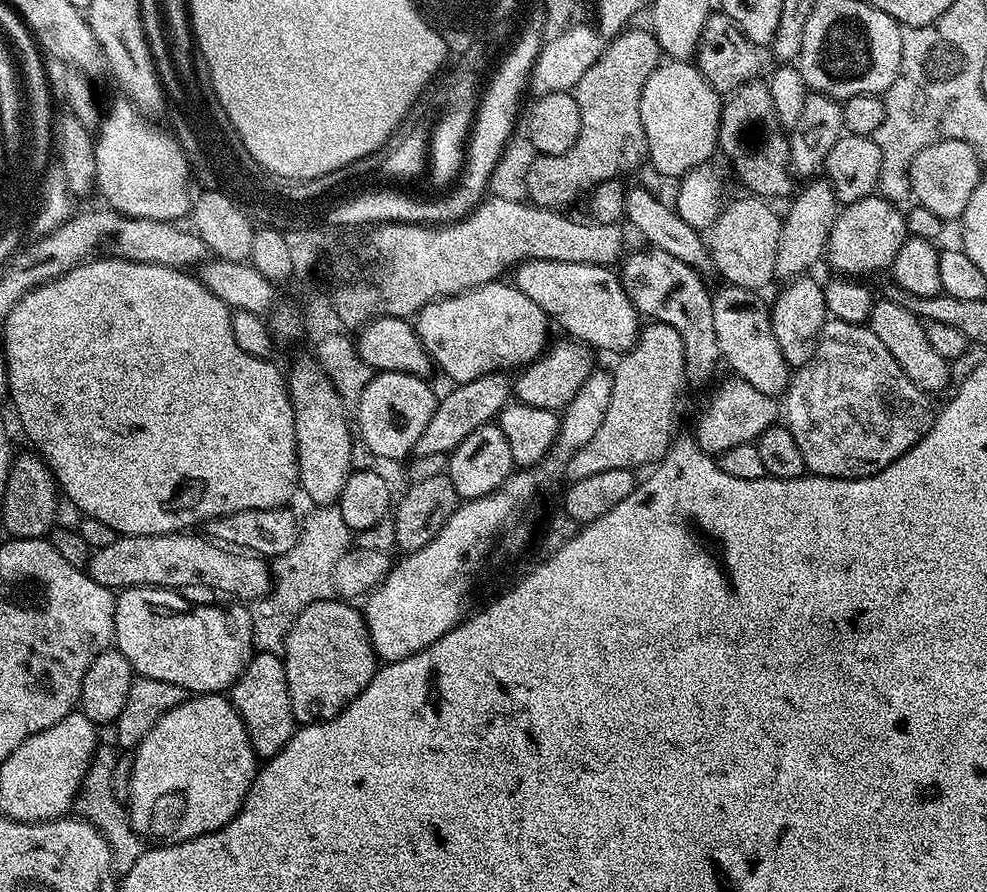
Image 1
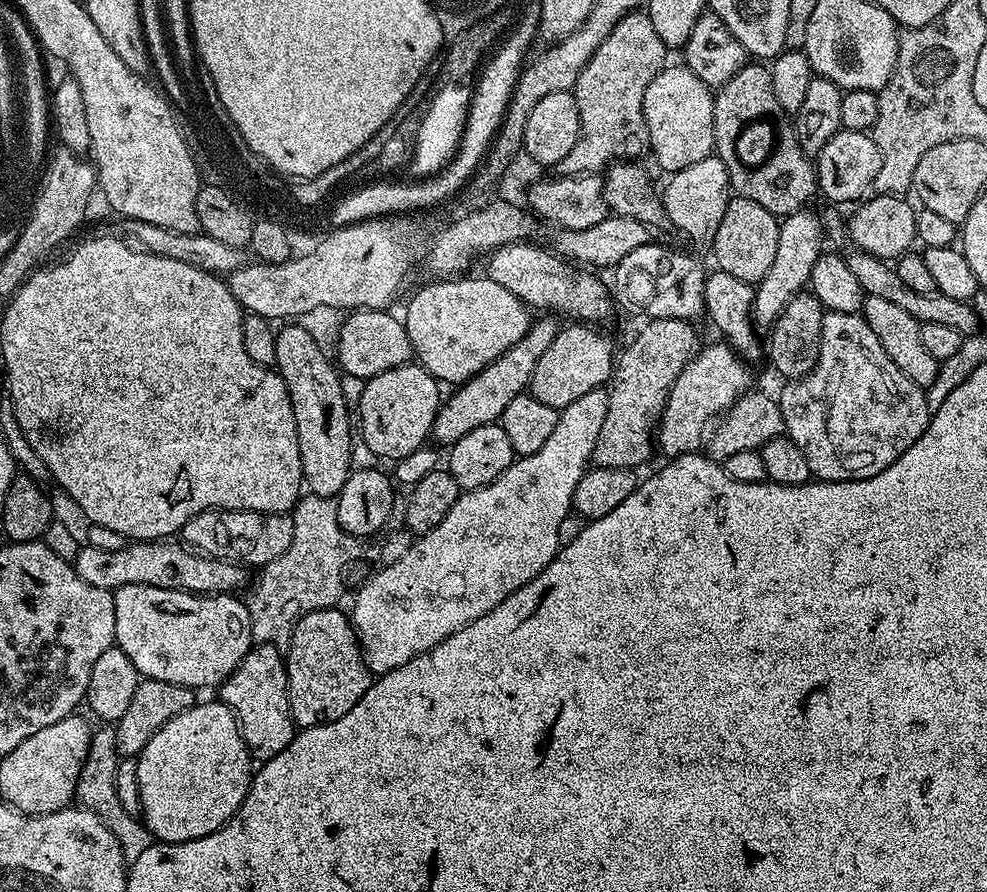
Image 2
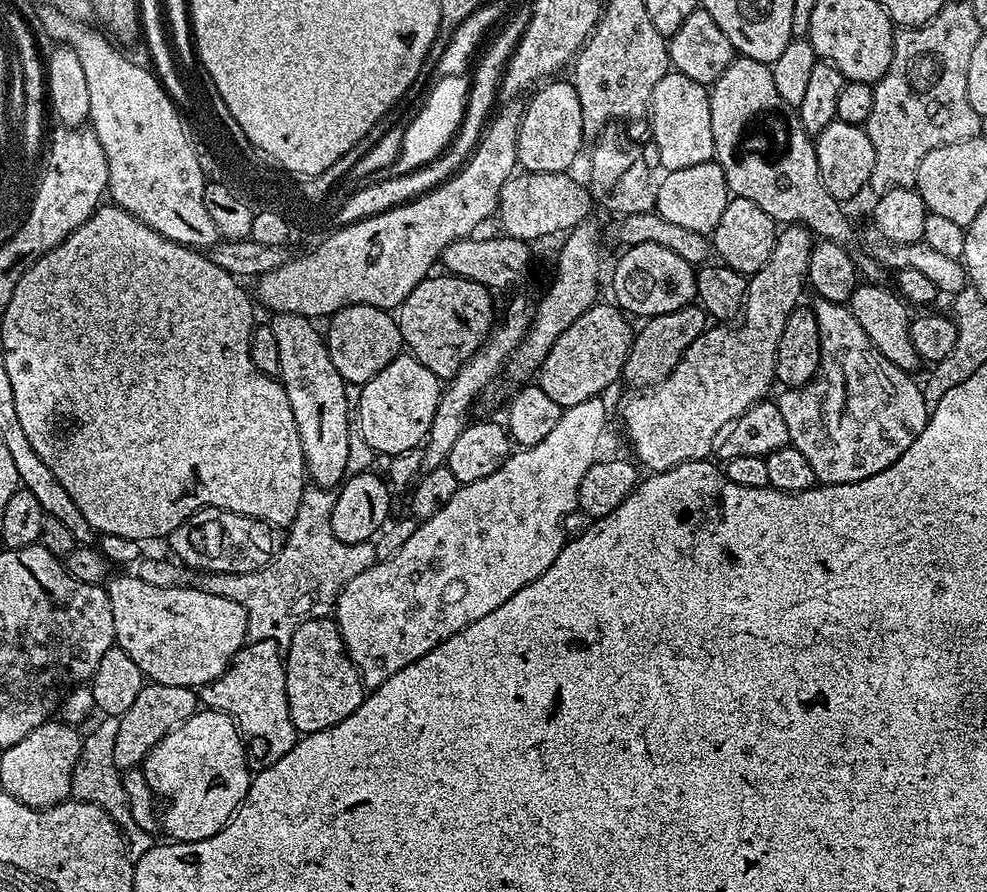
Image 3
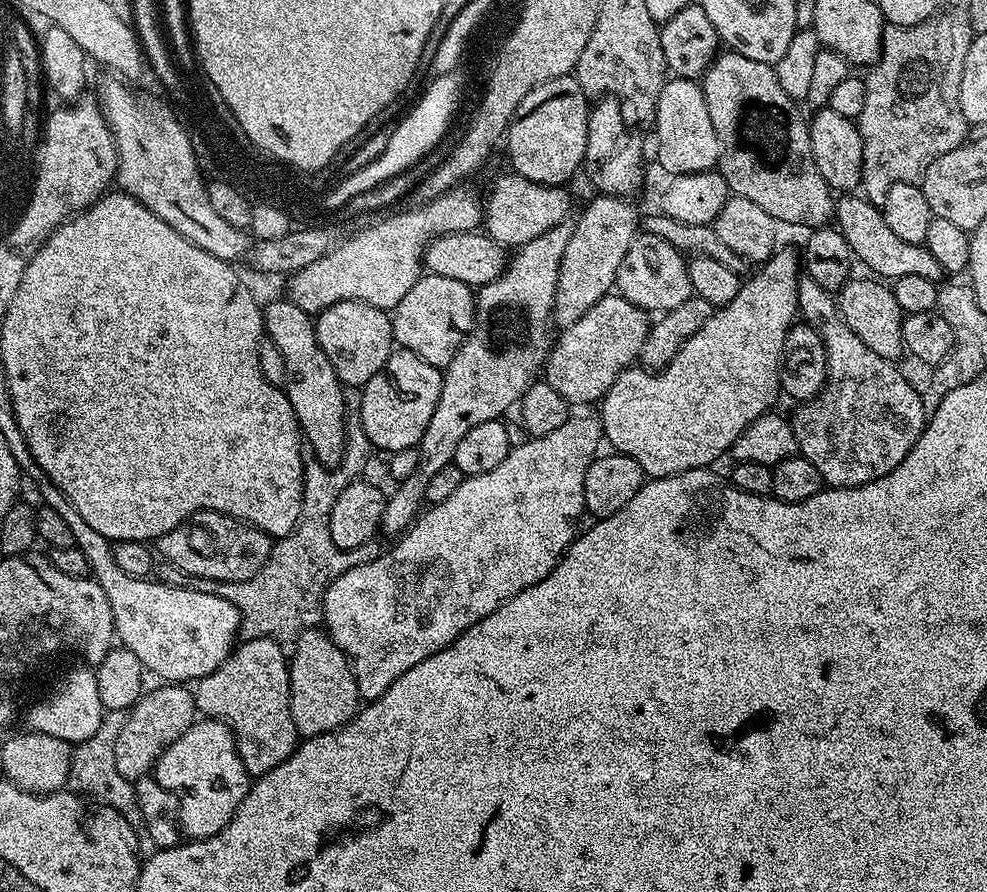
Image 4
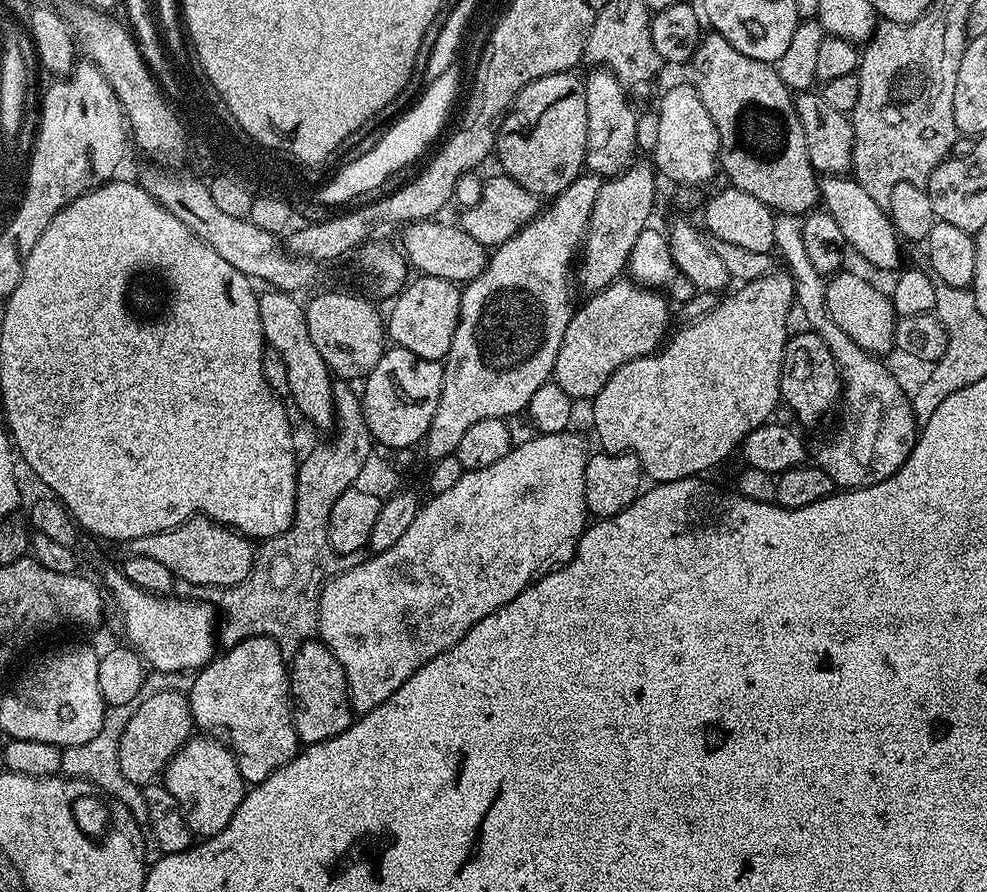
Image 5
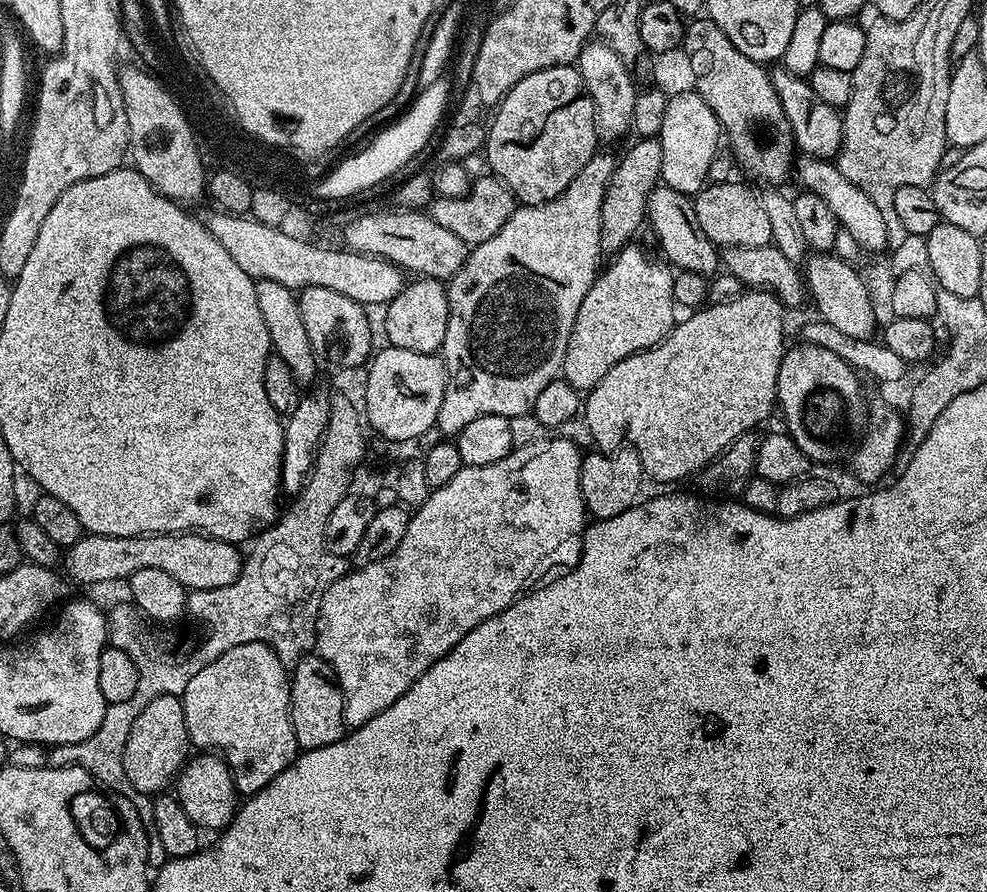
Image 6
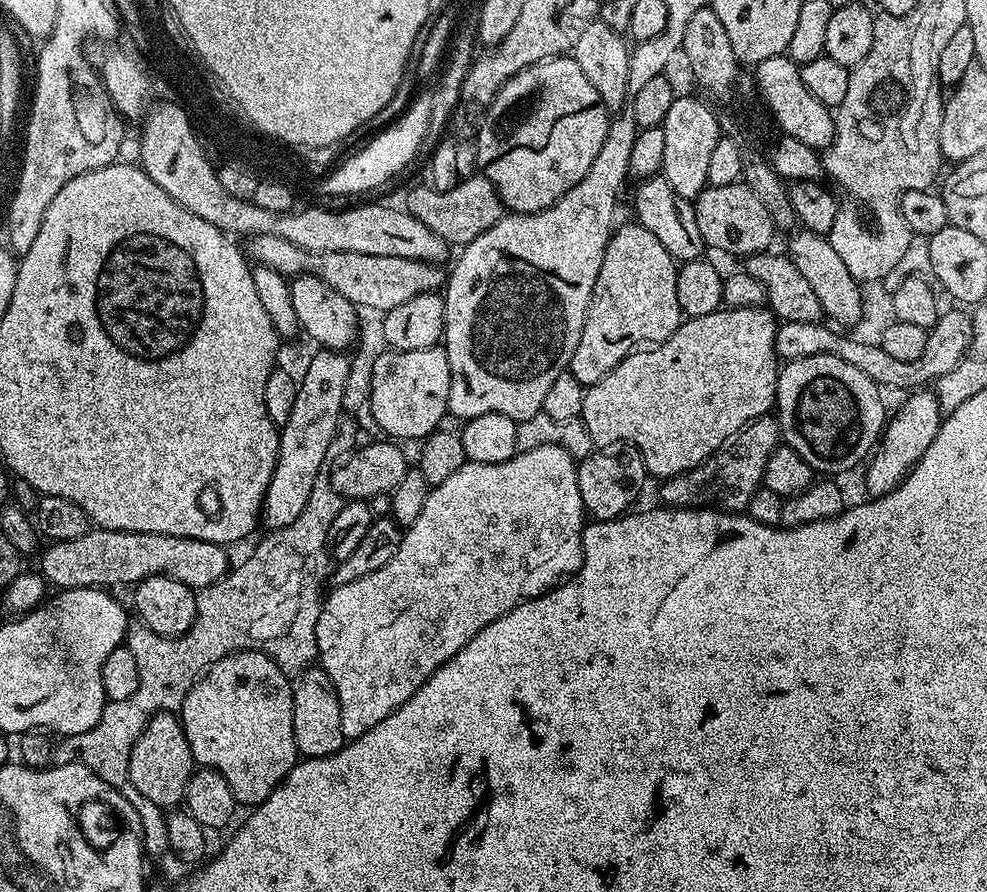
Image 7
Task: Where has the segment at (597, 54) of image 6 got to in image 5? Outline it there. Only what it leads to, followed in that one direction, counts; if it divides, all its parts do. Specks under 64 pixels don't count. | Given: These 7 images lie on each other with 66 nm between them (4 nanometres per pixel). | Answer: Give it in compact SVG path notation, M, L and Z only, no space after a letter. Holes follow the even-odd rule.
M596 68L584 78L584 93L586 94L587 118L587 158L585 169L593 175L602 178L613 177L622 172L637 153L637 111L633 110L626 96L627 89L612 72L605 68Z

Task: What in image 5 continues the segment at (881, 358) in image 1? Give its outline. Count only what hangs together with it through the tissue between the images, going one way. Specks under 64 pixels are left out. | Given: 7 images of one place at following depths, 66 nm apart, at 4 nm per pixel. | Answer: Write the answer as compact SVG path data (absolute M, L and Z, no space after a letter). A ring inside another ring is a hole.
M777 215L774 242L784 259L783 267L794 282L795 307L804 315L804 320L808 323L805 325L818 333L826 346L830 346L830 354L834 354L836 365L840 368L844 421L840 424L840 433L814 452L815 463L826 470L826 474L830 474L837 489L868 488L895 474L916 445L918 425L909 393L904 393L903 386L892 377L891 370L884 365L885 361L881 357L862 350L862 346L842 334L838 322L830 318L826 310L826 280L818 270L814 270L810 257L806 254L806 246L802 243L801 217Z

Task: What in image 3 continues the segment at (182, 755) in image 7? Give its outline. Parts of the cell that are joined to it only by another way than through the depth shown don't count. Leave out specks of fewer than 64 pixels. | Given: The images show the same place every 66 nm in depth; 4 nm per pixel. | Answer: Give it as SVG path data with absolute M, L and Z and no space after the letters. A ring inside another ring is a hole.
M145 683L144 688L138 690L138 698L134 698L130 710L118 717L120 725L118 742L114 742L114 766L121 770L141 767L158 741L175 730L179 724L186 722L197 710L197 689Z

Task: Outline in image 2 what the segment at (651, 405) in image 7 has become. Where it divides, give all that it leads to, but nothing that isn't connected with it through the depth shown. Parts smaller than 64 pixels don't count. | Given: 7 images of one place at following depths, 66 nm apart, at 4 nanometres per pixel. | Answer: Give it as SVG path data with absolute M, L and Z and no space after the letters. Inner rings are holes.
M801 210L780 220L778 251L774 253L774 263L766 273L766 278L760 280L752 303L752 315L761 329L762 327L764 330L771 329L776 319L782 314L782 310L786 310L786 306L790 306L792 299L801 295L809 287L814 262L818 262L818 258L825 251L825 221L819 220L814 213L807 211ZM719 343L708 344L705 348L703 345L682 374L678 374L678 382L674 382L670 390L658 425L658 448L665 452L665 457L697 451L713 421L723 417L728 407L753 387L752 372L748 369L751 367L727 343Z

